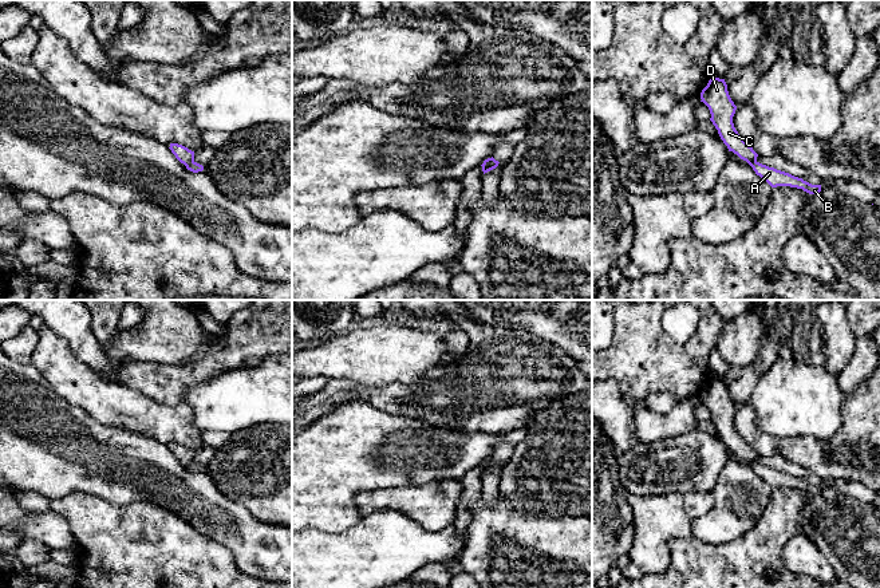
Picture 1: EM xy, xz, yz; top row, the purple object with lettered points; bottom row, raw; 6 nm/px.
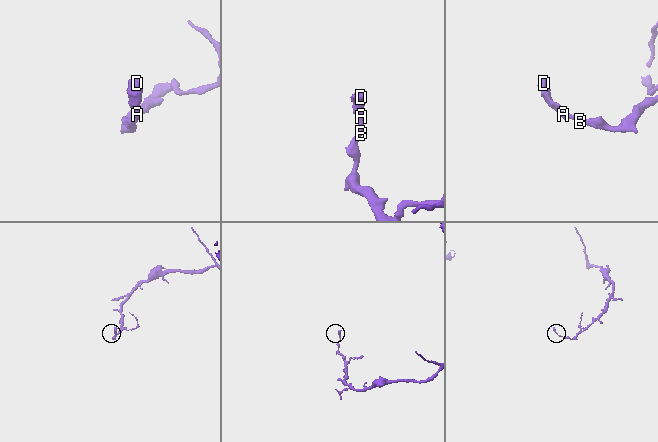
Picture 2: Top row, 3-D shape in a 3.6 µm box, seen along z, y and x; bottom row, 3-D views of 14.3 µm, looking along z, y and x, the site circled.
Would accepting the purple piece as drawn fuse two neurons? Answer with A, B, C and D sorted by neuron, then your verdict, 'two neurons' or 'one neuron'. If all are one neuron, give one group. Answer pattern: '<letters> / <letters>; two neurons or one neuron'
A B / C D; two neurons

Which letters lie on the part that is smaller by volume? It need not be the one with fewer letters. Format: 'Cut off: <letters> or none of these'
Cut off: C, D

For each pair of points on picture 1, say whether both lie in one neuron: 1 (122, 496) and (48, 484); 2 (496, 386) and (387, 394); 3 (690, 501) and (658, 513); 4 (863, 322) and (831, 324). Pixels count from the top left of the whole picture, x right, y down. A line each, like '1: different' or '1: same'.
1: same
2: same
3: different
4: different

